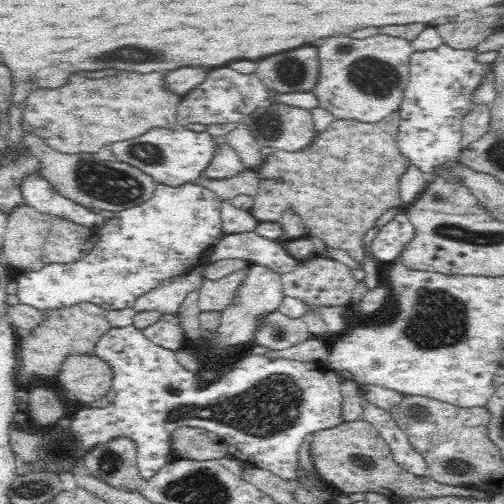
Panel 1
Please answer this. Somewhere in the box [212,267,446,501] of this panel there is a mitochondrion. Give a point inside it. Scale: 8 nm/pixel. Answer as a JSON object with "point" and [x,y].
{"point":[417,413]}

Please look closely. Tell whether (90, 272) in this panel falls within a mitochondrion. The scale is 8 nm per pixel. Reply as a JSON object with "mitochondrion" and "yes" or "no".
{"mitochondrion":"no"}

